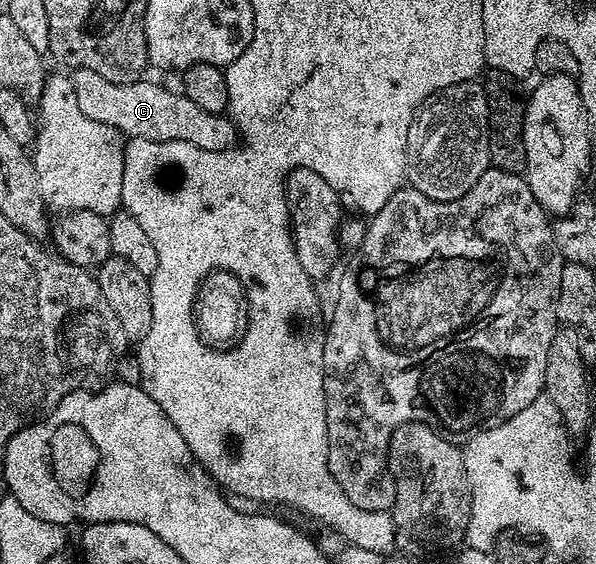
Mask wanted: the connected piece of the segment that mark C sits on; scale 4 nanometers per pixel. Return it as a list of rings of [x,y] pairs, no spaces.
[[[72,70],[70,81],[74,88],[74,96],[78,100],[78,108],[82,108],[82,112],[86,112],[90,120],[98,120],[98,124],[112,126],[128,138],[145,138],[155,142],[178,140],[189,142],[203,150],[230,150],[237,145],[238,131],[231,117],[224,114],[211,114],[198,108],[198,104],[194,104],[194,100],[190,100],[183,92],[176,91],[175,94],[172,90],[163,90],[158,83],[148,82],[149,80],[114,84],[110,80],[105,80],[103,76],[98,76],[98,72],[89,70]]]

